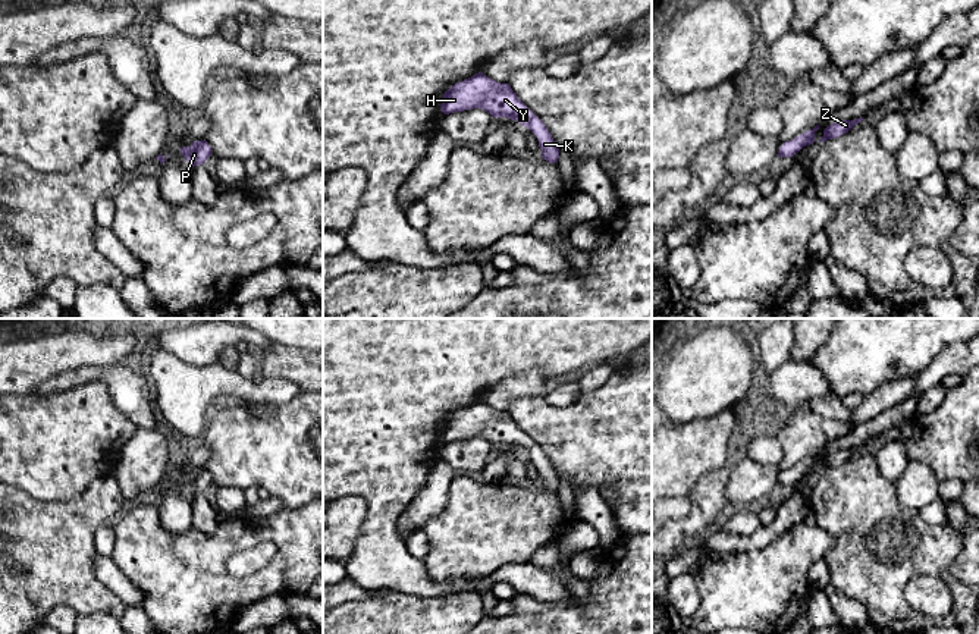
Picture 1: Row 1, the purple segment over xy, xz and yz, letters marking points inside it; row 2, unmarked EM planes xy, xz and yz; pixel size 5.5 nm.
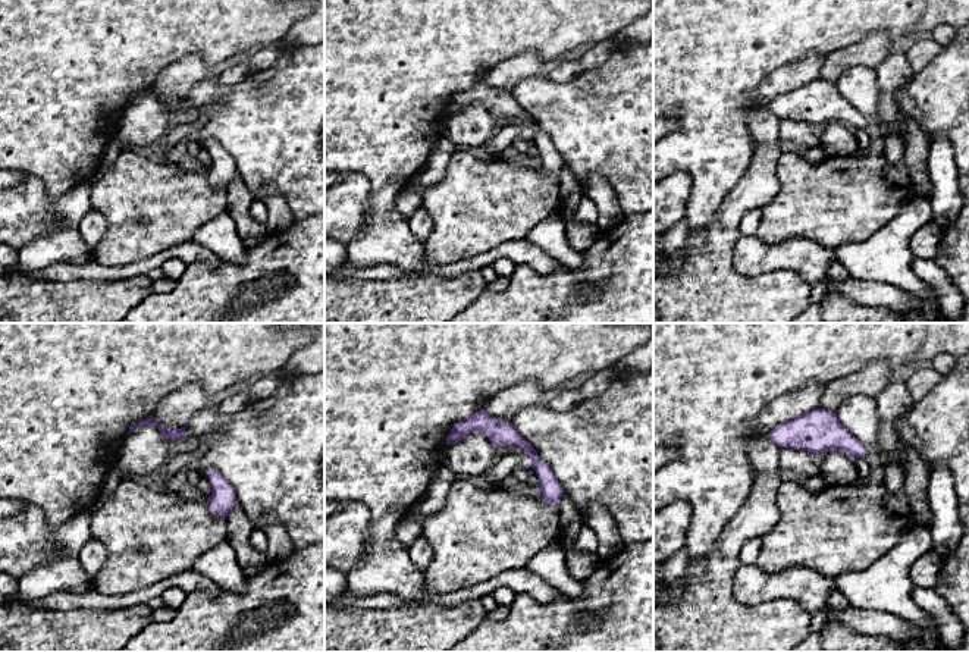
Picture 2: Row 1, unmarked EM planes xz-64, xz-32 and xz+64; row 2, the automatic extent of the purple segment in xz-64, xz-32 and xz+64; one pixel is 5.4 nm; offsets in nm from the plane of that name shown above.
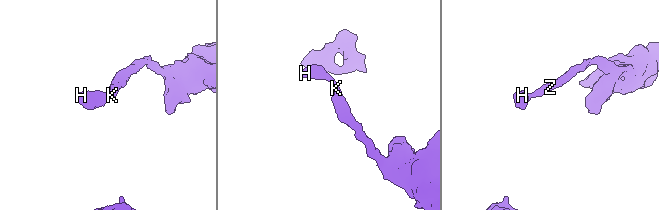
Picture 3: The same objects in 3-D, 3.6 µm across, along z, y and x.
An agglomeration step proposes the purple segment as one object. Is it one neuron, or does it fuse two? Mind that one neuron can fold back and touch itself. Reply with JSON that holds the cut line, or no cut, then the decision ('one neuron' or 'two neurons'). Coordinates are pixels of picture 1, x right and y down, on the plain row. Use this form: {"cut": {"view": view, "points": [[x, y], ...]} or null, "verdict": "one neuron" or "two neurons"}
{"cut": null, "verdict": "one neuron"}

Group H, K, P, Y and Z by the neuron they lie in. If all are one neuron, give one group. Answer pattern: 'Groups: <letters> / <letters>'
Groups: H K P Y Z

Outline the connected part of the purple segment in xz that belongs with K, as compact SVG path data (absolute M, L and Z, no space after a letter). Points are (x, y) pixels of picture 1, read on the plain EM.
M481 401L445 420L440 439L445 443L481 437L493 446L508 446L528 456L539 470L542 486L556 492L559 477L545 452L517 426L509 412L496 411Z

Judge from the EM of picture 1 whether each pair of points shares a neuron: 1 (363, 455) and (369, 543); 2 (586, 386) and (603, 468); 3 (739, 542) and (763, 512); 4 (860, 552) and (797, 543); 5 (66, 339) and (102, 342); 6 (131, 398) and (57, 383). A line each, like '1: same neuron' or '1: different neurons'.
1: same neuron
2: different neurons
3: different neurons
4: different neurons
5: same neuron
6: same neuron

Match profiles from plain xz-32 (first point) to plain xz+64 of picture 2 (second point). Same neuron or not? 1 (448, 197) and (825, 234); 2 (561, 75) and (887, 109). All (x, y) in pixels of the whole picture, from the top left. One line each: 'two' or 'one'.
1: one
2: one

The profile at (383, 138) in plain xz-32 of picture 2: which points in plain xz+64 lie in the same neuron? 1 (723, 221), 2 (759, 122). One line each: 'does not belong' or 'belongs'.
1: does not belong
2: does not belong

